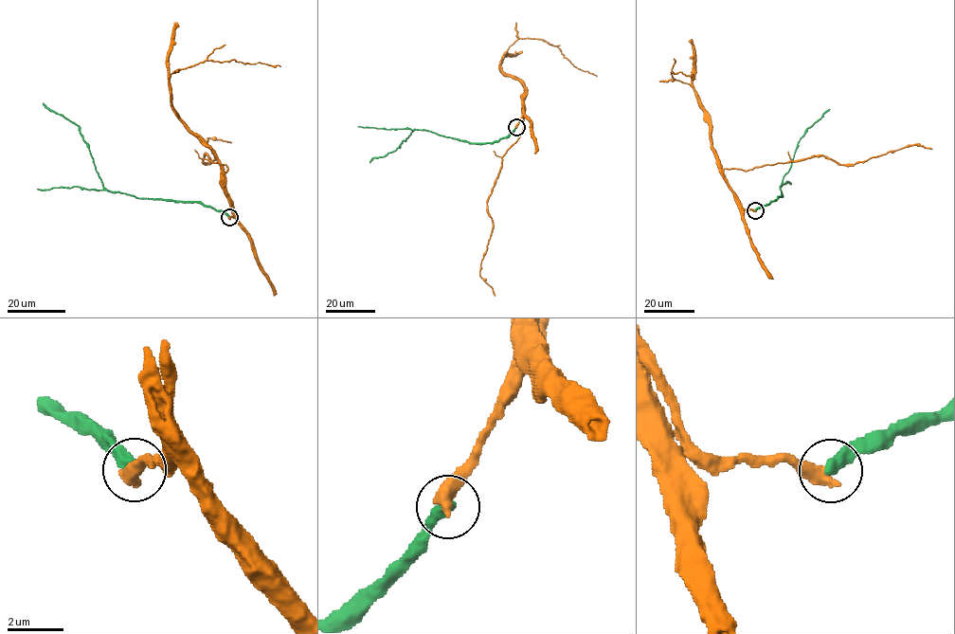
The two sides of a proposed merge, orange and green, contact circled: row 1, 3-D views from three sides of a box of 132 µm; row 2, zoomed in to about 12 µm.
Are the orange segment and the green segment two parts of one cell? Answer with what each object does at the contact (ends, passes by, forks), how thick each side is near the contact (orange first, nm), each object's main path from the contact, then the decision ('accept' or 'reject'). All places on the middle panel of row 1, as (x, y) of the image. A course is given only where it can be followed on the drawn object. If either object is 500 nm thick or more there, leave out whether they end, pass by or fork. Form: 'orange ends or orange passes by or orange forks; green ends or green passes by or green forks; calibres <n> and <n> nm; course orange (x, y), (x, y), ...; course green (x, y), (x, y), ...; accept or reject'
calibres 600 and 480 nm; course orange (516, 126), (525, 96), (522, 133), (502, 157), (487, 203), (493, 228), (480, 276), (495, 295); course green (516, 127), (506, 136), (488, 143), (468, 142), (414, 129), (396, 150), (374, 157), (370, 163); accept

